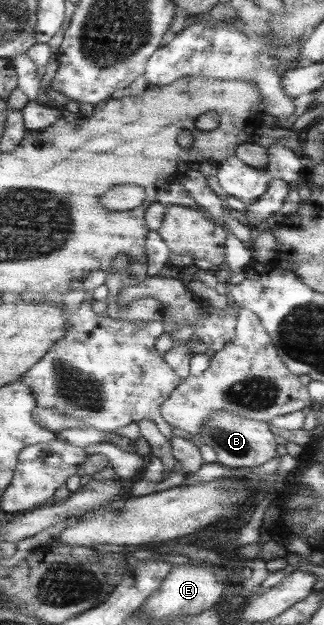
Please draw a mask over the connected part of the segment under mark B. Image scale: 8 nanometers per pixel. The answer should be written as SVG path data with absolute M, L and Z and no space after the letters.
M226 411L210 415L199 430L199 438L198 443L210 446L216 452L216 463L229 468L247 470L276 457L277 444L268 430L268 422L238 417Z

